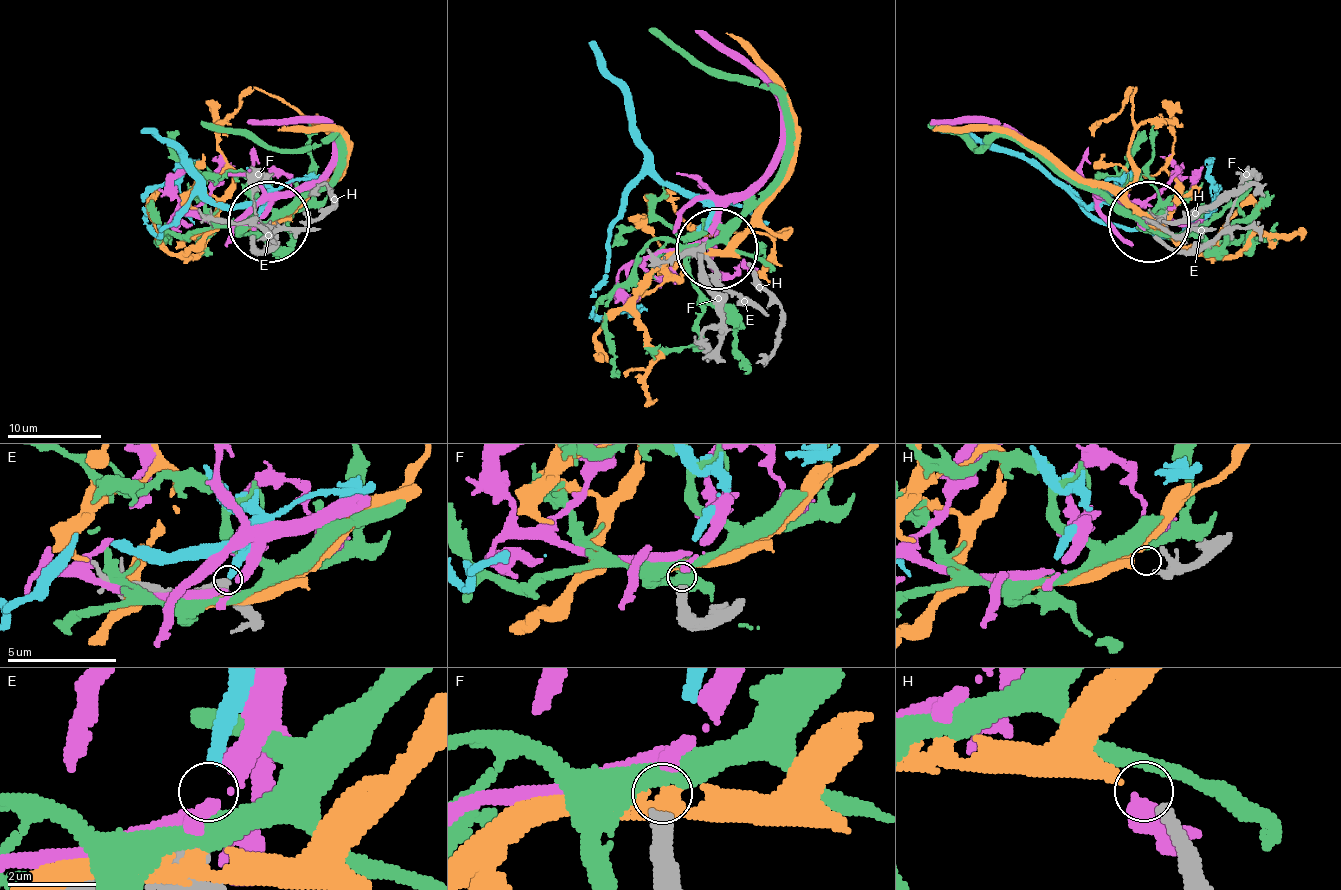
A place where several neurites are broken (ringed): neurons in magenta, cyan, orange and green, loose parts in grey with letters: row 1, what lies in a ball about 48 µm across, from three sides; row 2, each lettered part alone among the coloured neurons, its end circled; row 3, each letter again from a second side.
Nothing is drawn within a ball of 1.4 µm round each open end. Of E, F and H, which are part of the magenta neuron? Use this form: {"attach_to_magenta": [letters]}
{"attach_to_magenta": ["F"]}

